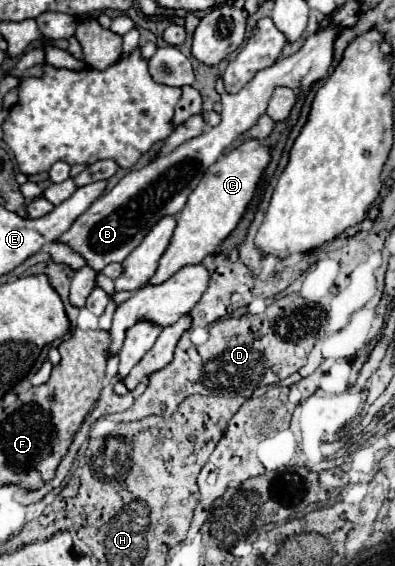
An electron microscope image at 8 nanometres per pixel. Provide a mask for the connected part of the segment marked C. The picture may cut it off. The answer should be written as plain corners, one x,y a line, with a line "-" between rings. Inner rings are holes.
245,139
205,171
201,183
189,195
183,211
177,215
177,227
173,239
167,251
163,253
163,259
159,261
157,273
151,277
151,283
163,283
171,275
175,275
181,267
197,265
207,255
213,255
217,251
217,247
241,221
247,205
255,195
257,183
269,163
271,163
269,145
265,145
265,141
259,139

